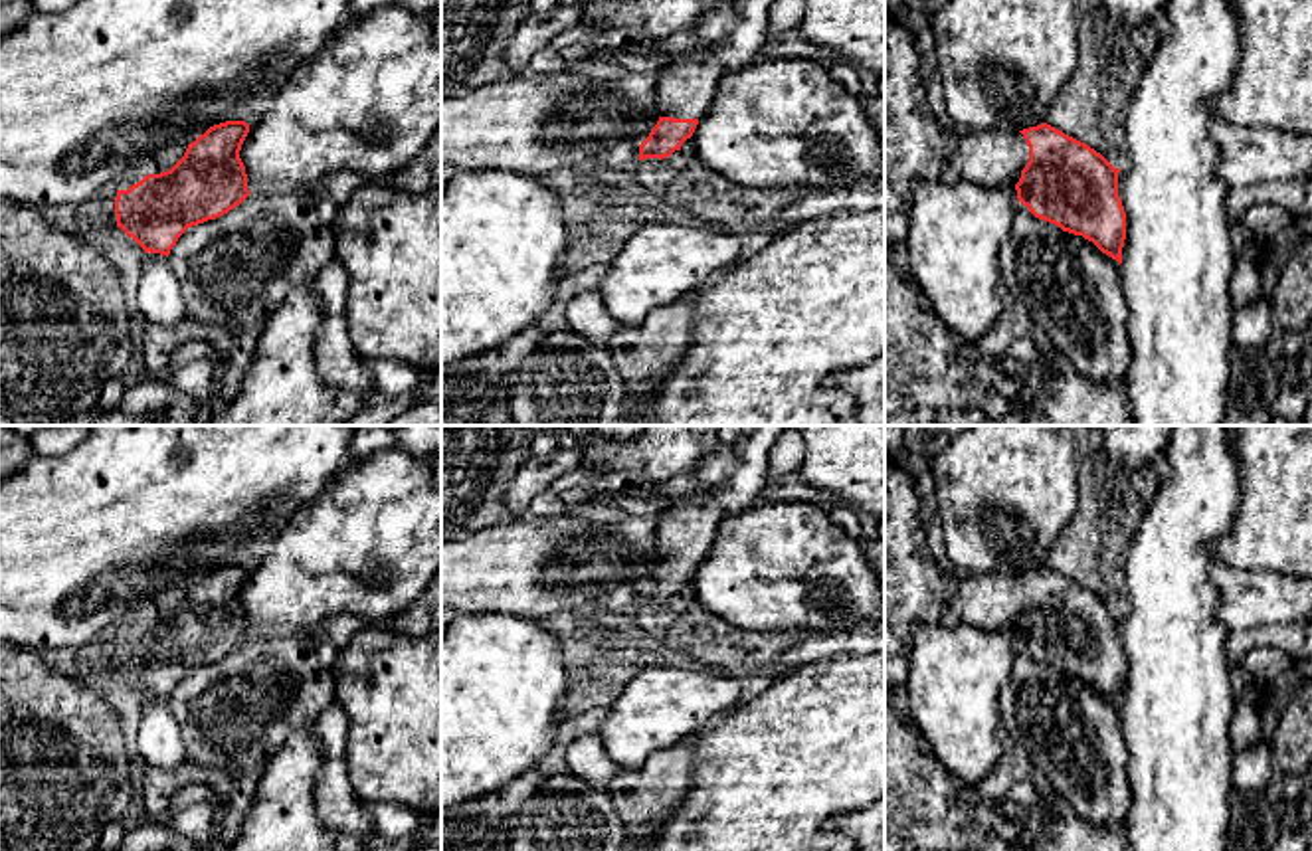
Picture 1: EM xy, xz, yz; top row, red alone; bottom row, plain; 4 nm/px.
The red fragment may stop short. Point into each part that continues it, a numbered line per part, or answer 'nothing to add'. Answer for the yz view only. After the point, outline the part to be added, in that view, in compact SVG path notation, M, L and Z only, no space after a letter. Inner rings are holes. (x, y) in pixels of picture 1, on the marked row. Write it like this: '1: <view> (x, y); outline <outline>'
1: yz (992, 159); outline M968 131L948 156L952 170L985 188L1015 186L1027 162L1029 146L1019 131Z

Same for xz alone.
1: xz (735, 32); outline M730 0L699 18L693 34L706 47L667 53L659 65L659 117L701 121L708 113L718 79L760 53L772 2Z

